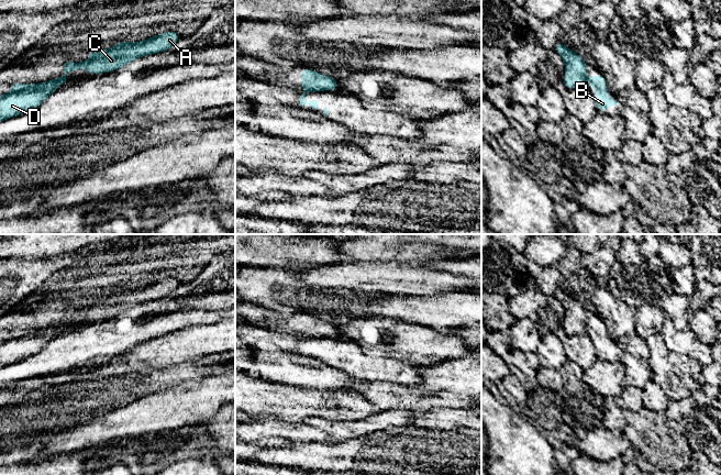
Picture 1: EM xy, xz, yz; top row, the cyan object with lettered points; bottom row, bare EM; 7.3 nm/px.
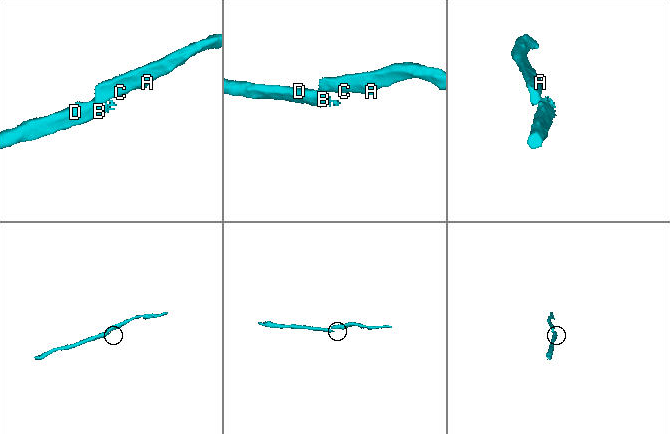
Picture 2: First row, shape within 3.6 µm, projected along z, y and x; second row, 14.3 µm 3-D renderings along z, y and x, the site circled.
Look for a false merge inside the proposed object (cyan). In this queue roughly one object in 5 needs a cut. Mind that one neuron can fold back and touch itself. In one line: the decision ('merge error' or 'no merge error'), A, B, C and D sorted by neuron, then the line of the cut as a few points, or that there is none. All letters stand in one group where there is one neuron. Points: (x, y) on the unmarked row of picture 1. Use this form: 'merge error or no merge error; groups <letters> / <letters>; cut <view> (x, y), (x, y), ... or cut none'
merge error; groups A C / B D; cut yz (585, 323), (584, 331)

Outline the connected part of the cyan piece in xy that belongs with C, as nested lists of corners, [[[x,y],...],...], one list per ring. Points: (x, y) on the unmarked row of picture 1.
[[[167,277],[162,280],[155,281],[149,284],[148,286],[141,287],[141,288],[118,288],[117,291],[101,297],[92,297],[89,296],[90,305],[78,310],[74,309],[70,306],[67,306],[64,311],[64,319],[62,320],[63,323],[59,324],[63,328],[63,324],[66,324],[67,319],[71,319],[76,316],[85,316],[86,318],[92,319],[93,321],[100,321],[103,319],[112,318],[119,316],[129,309],[133,308],[134,306],[143,302],[147,302],[151,300],[162,299],[165,297],[170,296],[178,287],[180,283],[175,277]]]

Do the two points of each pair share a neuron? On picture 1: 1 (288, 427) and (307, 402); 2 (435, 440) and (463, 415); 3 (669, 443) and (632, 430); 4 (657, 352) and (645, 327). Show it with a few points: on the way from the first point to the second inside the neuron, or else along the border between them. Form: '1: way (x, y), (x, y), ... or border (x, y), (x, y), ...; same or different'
1: border (267, 418), (301, 422); different
2: border (420, 428), (452, 431); different
3: way (661, 441), (641, 432); same
4: border (660, 331), (651, 334), (645, 340); different

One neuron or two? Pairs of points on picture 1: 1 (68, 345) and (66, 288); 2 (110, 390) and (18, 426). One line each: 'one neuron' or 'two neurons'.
1: two neurons
2: one neuron

